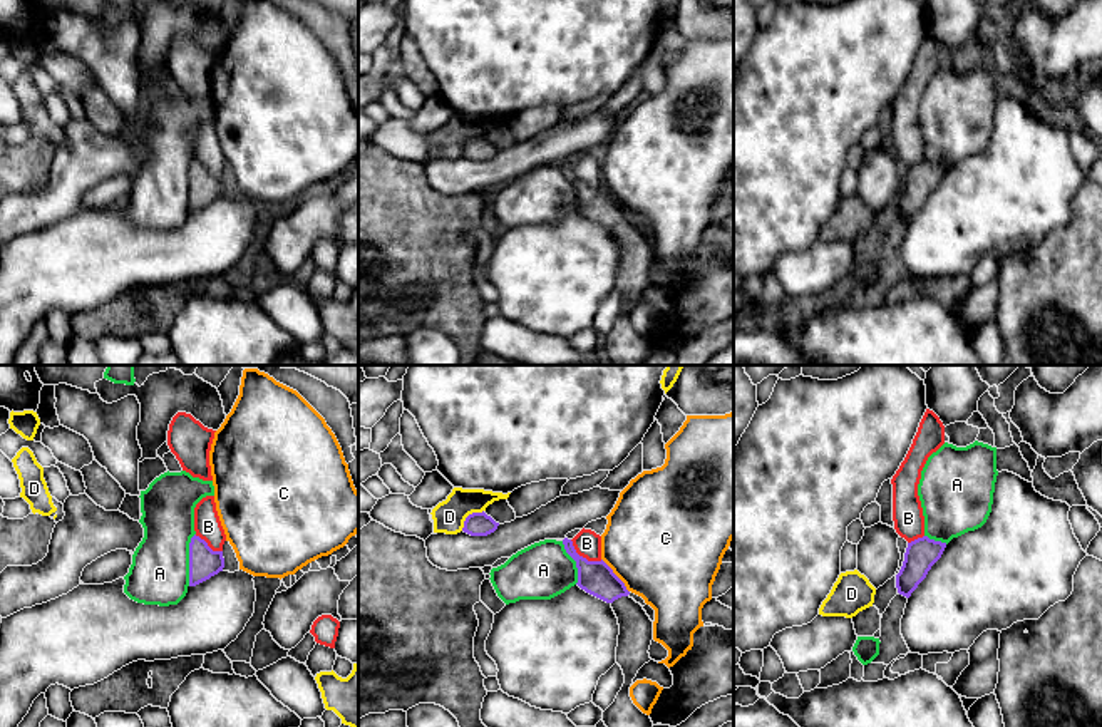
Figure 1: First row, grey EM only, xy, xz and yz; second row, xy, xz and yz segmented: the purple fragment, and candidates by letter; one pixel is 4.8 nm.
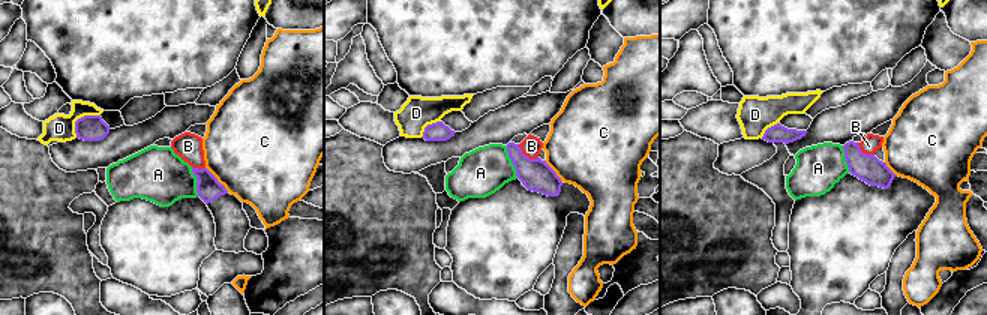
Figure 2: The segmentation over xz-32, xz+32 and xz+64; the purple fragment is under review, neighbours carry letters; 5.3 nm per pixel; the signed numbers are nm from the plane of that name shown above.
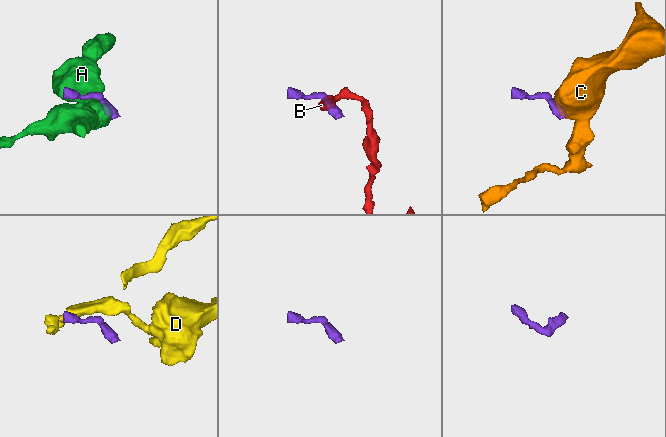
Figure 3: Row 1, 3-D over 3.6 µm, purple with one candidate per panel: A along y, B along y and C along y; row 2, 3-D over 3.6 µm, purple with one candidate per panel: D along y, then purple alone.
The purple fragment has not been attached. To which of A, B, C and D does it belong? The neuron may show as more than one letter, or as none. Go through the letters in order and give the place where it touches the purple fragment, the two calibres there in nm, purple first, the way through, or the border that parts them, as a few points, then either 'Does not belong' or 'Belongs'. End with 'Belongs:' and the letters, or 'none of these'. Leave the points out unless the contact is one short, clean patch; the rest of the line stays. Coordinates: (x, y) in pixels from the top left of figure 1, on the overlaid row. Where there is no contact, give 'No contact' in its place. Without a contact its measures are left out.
A: Touches purple at xy (190, 560). Thickness 140 nm (purple) against 280 nm. Does not belong
B: Touches purple at xz (581, 556). Thickness 160 nm (purple) against 130 nm. Boundary: xz (570, 540), (580, 555), (588, 560), (602, 560). Does not belong
C: Touches purple at xz (615, 575). Thickness 160 nm (purple) against 500 nm. Boundary: xz (602, 558), (628, 592). Does not belong
D: Touches purple at xz (468, 516). Thickness 110 nm (purple) against 150 nm. Boundary: xz (483, 510), (473, 511), (461, 530). Does not belong
Belongs: none of these

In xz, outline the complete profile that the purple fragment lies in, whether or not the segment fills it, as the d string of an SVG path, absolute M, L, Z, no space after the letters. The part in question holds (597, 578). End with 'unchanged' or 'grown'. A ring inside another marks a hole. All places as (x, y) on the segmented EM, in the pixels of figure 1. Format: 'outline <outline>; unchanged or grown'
outline M563 539L566 553L576 561L578 586L611 605L618 625L616 663L621 667L625 683L615 702L603 712L606 727L653 727L650 715L643 714L630 697L630 687L638 670L648 663L653 640L653 621L640 603L630 598L625 583L601 561L579 556L573 541Z; grown

